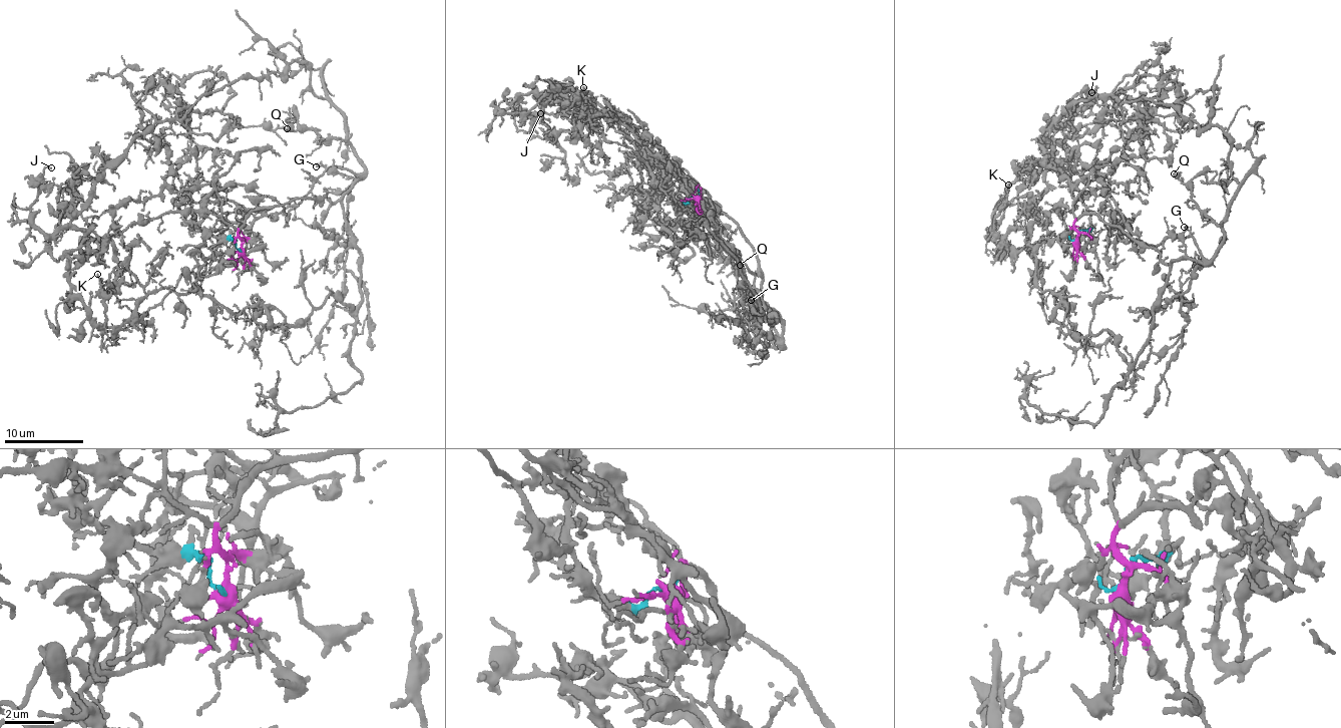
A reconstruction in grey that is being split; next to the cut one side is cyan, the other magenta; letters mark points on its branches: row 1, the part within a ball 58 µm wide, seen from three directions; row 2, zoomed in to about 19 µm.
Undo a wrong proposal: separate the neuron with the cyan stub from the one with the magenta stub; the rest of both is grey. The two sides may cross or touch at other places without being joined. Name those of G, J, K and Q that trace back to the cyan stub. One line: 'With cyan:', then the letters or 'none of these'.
With cyan: J, K

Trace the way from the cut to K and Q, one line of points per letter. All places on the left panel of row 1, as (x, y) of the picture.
K: (240, 250), (232, 239), (221, 240), (198, 275), (183, 273), (174, 288), (119, 331), (106, 326), (97, 273)
Q: (240, 250), (238, 231), (254, 211), (304, 198), (325, 196), (334, 202), (362, 175), (351, 143), (287, 127)

